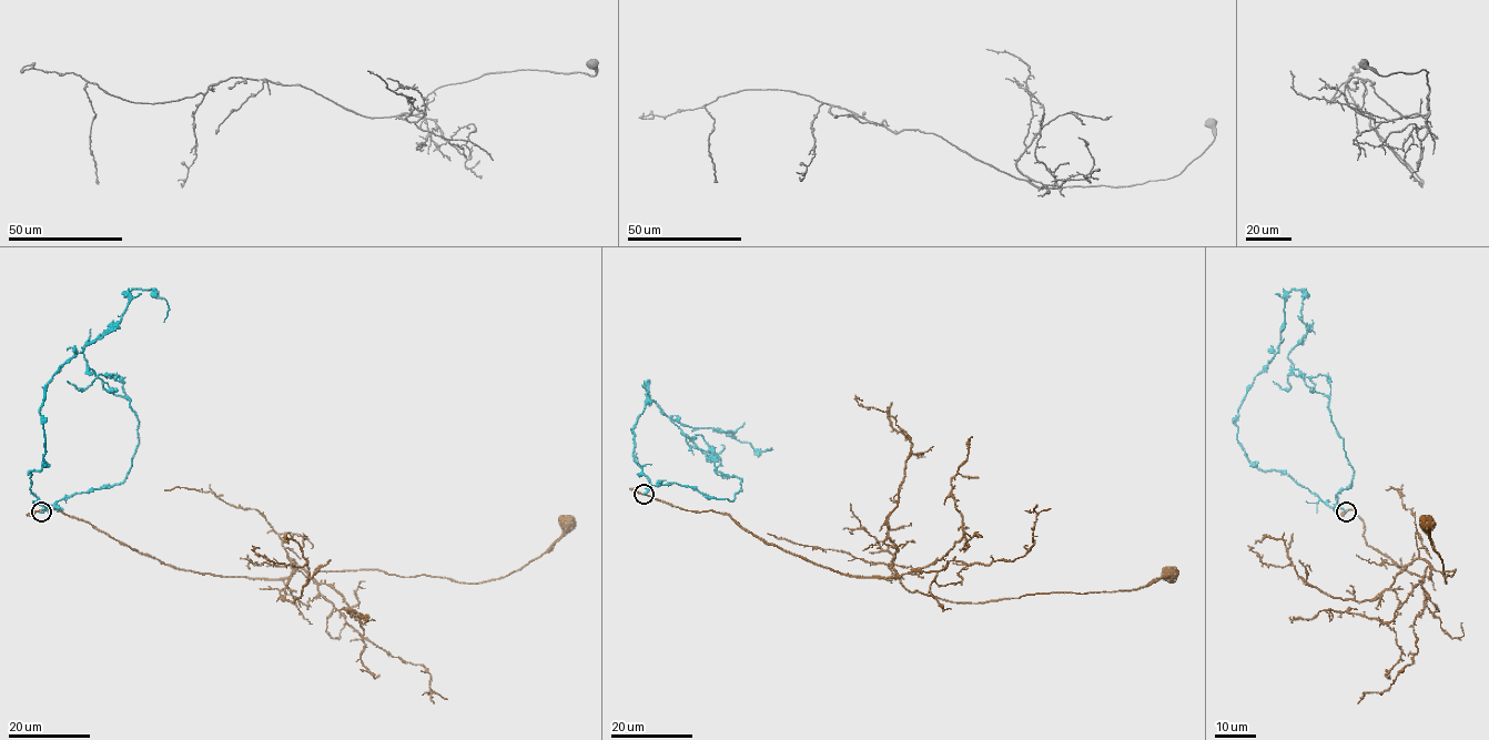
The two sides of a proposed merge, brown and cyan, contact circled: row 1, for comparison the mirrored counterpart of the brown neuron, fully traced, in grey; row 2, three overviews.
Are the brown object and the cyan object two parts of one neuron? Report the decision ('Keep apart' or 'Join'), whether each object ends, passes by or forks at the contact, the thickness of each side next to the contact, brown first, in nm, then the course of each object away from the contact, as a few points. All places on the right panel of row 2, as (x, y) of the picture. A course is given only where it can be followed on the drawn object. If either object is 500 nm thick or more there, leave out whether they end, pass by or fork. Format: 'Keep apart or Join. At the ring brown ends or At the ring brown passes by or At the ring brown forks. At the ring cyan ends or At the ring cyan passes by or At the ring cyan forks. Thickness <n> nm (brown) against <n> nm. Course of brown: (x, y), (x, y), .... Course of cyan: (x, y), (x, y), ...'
Keep apart. At the ring brown passes by. At the ring cyan ends. Thickness 260 nm (brown) against 320 nm. Course of brown: (1347, 512), (1364, 520), (1366, 544), (1403, 569), (1428, 579), (1456, 569), (1447, 583), (1429, 521). Course of cyan: (1346, 512), (1287, 474), (1258, 469), (1237, 439), (1238, 407), (1279, 345), (1294, 289), (1303, 296), (1302, 322)

